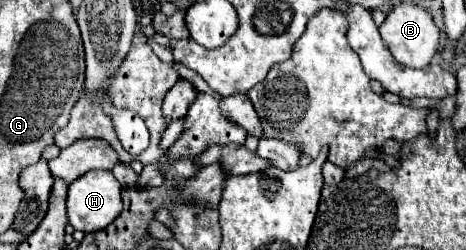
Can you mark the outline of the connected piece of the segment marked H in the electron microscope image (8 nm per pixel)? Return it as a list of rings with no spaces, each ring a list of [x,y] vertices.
[[[93,170],[77,178],[69,186],[67,194],[67,216],[69,224],[81,232],[97,232],[109,226],[121,214],[121,184],[115,180],[111,172]]]

